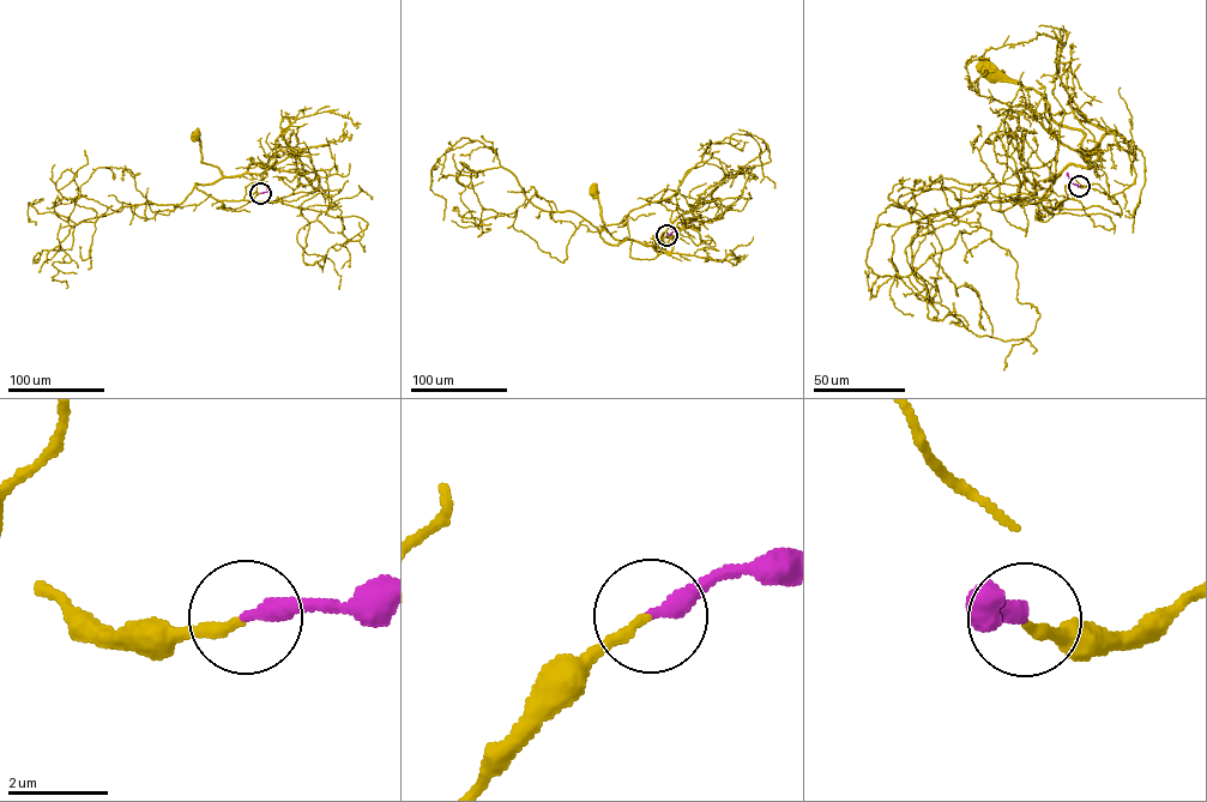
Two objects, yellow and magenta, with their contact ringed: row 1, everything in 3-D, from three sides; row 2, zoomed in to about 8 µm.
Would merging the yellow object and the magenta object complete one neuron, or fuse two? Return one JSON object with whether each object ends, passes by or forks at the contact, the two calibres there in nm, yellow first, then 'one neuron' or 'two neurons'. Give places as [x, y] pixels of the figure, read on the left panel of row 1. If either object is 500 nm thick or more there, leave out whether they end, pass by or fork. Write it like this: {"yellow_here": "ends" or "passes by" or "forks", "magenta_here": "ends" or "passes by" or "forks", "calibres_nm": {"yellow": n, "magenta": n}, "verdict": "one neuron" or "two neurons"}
{"yellow_here": "ends", "magenta_here": "ends", "calibres_nm": {"yellow": 200, "magenta": 360}, "verdict": "one neuron"}

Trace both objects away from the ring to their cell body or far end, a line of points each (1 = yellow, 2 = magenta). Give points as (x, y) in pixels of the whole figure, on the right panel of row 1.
1: (1080, 187), (1098, 184), (1120, 217), (1040, 204), (1067, 166), (1091, 166), (1084, 133), (990, 73)
2: (1080, 187), (1072, 182), (1067, 173)

